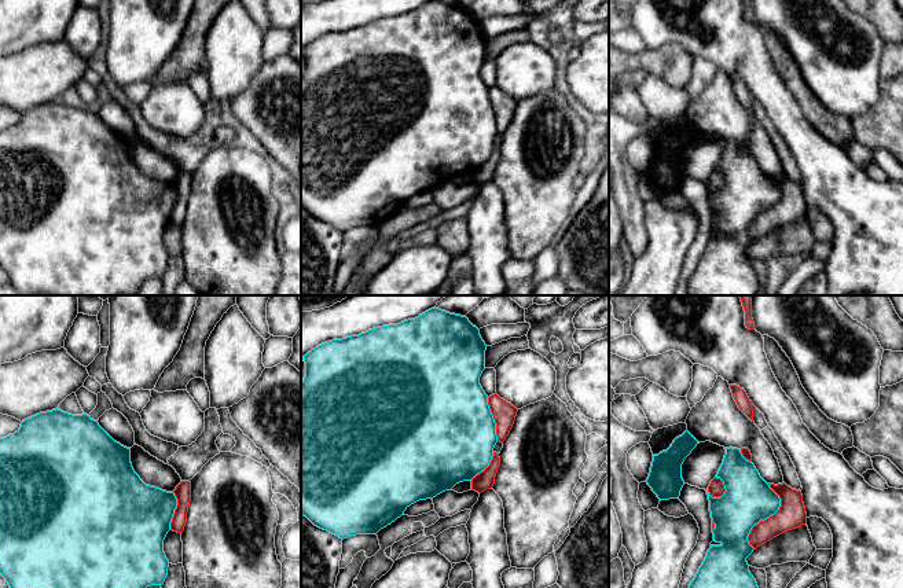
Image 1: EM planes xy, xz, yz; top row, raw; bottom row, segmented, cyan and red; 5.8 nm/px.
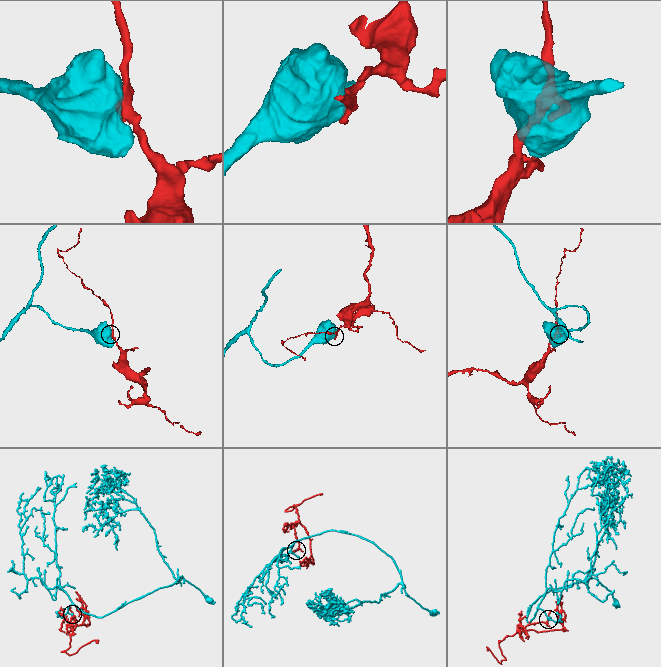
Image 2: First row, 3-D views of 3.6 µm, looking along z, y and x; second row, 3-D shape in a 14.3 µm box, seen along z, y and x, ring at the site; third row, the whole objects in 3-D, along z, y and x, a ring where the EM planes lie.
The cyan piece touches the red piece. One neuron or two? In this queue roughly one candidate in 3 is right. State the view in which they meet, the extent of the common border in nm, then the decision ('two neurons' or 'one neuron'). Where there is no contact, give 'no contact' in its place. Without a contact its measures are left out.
contact in yz; length 400 nm; two neurons

